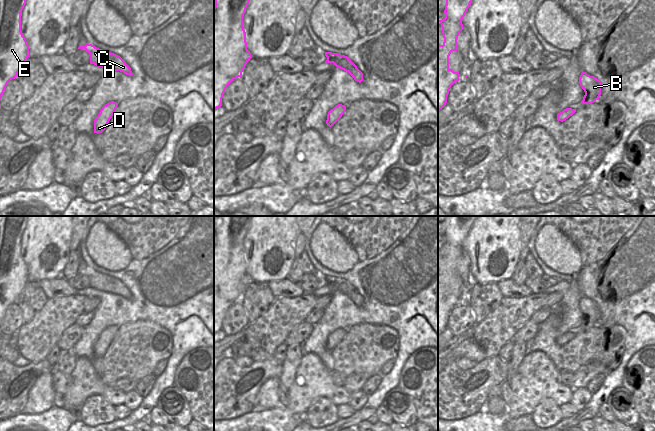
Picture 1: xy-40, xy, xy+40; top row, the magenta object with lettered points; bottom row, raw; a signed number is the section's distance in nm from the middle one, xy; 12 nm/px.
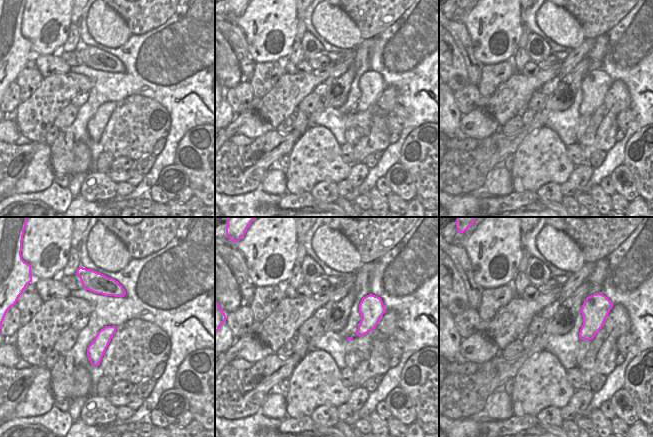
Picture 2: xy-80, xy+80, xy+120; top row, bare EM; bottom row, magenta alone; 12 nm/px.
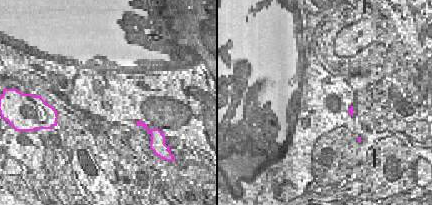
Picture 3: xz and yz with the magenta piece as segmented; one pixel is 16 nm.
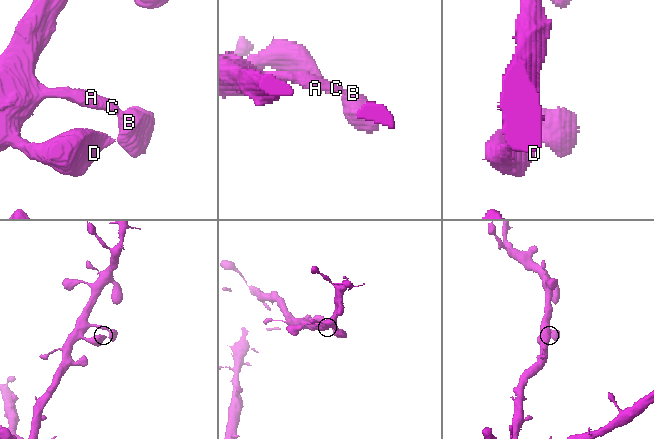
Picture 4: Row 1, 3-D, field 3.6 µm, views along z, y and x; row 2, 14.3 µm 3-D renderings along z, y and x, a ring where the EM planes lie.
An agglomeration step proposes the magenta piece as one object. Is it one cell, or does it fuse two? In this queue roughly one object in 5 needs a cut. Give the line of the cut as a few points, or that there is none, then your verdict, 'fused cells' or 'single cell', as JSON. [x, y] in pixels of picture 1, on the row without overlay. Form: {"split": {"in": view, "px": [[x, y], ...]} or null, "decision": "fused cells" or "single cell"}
{"split": null, "decision": "single cell"}

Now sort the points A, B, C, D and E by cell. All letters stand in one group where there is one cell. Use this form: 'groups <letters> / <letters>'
groups A B C D E

